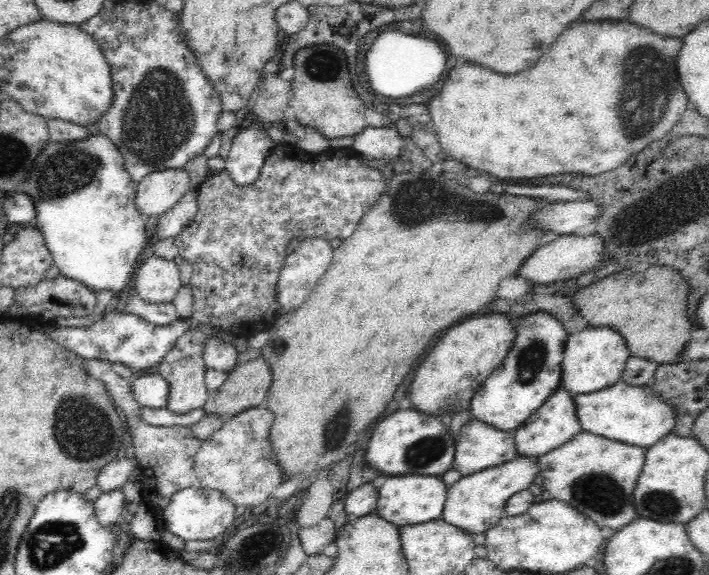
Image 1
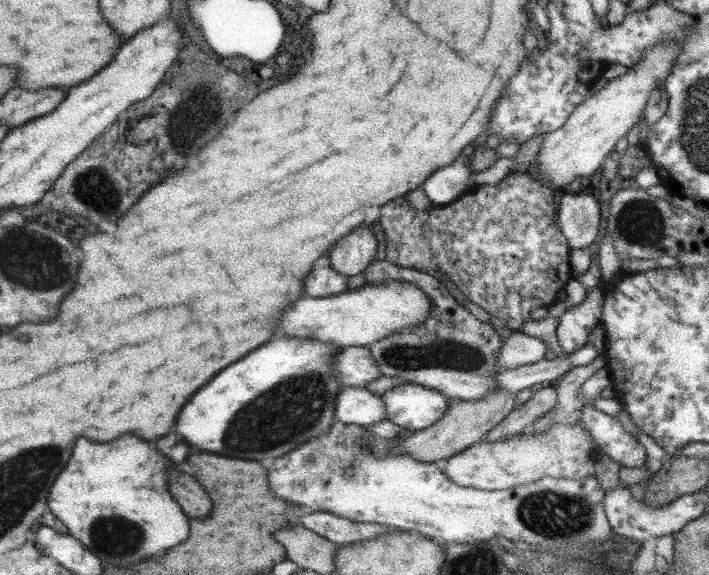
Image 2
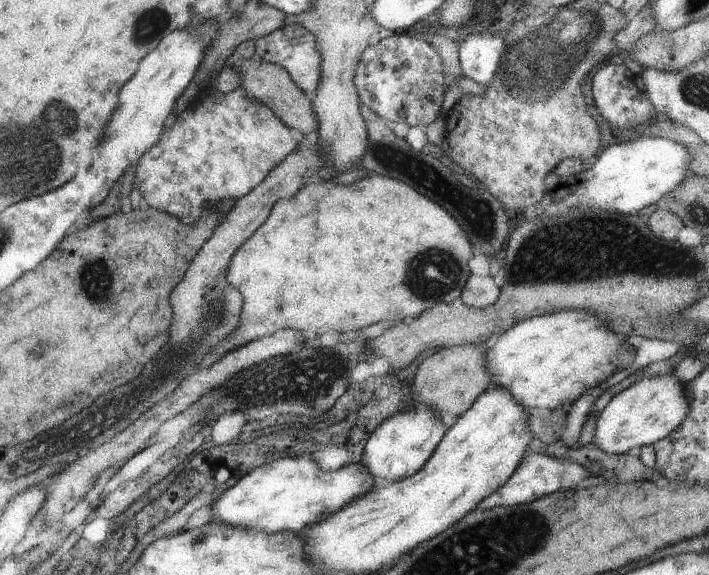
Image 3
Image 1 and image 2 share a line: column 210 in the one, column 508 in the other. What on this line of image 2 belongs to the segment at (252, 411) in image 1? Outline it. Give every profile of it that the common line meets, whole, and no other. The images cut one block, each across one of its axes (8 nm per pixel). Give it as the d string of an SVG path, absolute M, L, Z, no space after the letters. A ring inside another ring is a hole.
M553 423L542 433L522 433L493 442L470 445L450 457L443 468L446 478L462 487L477 490L505 490L531 484L543 477L581 479L594 477L593 463L598 447L592 448L592 436L581 423Z

